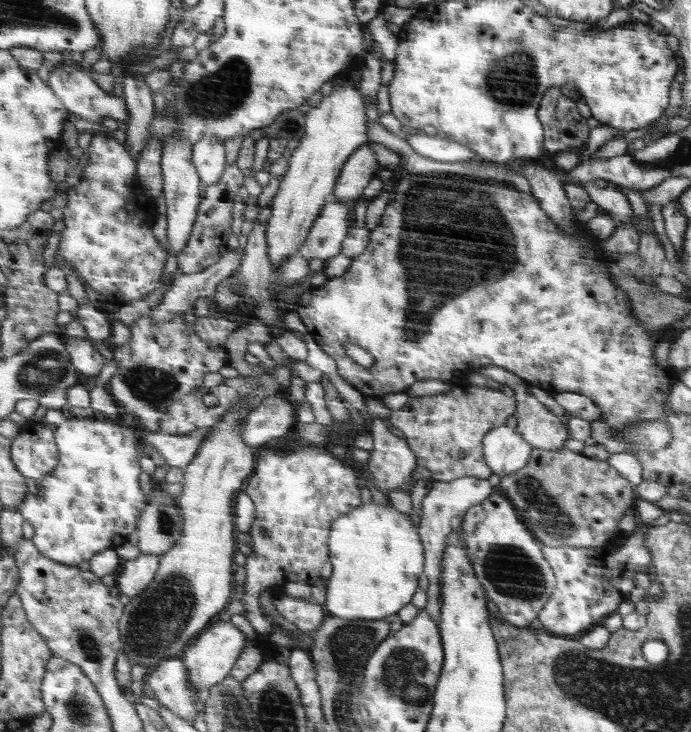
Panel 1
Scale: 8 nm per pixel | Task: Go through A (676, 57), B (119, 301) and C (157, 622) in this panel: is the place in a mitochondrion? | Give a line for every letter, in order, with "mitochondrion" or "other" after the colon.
A: other
B: other
C: mitochondrion

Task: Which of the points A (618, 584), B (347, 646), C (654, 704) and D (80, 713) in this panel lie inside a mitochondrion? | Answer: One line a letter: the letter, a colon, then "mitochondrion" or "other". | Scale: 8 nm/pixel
A: other
B: mitochondrion
C: mitochondrion
D: mitochondrion

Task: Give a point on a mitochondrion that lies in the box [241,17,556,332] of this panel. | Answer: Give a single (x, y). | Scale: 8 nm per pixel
(512, 81)

